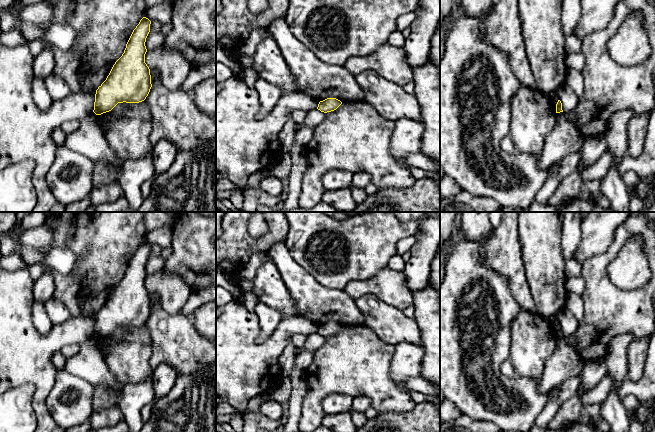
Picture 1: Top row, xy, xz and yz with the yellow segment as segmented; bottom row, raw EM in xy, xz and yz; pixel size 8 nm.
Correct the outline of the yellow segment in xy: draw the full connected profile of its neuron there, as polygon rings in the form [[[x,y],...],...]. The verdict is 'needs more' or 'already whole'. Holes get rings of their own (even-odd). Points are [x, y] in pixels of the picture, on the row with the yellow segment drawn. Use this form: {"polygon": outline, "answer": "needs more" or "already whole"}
{"polygon": [[[143,17],[133,30],[122,56],[115,62],[106,80],[95,94],[96,115],[111,111],[118,103],[139,103],[146,99],[150,89],[150,69],[145,63],[145,42],[151,21]]], "answer": "already whole"}

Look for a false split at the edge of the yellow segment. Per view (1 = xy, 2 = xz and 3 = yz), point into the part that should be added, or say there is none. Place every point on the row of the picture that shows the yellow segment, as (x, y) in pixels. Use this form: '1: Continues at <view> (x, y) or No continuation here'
1: No continuation here
2: No continuation here
3: No continuation here

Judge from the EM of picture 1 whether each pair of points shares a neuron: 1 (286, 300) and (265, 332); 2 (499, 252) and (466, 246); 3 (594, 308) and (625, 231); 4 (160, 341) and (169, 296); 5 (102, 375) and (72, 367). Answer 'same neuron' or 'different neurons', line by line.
1: different neurons
2: different neurons
3: same neuron
4: different neurons
5: same neuron

